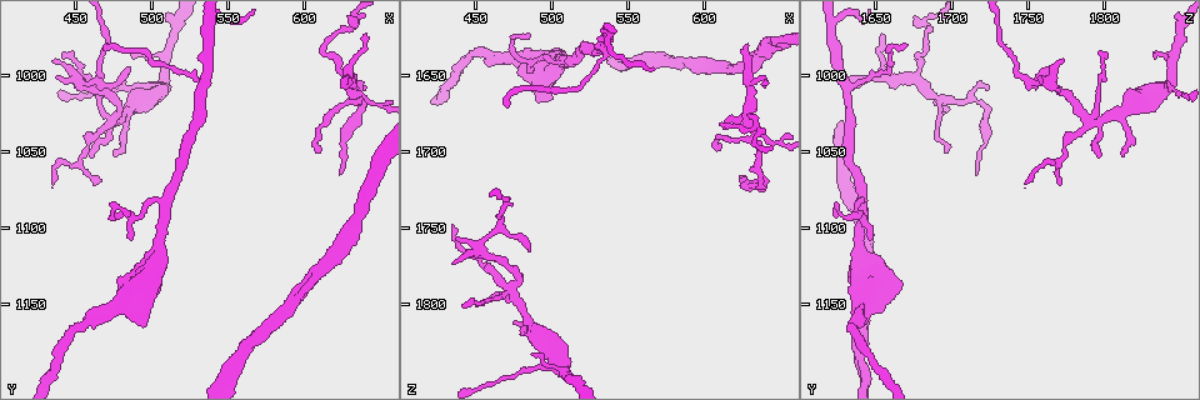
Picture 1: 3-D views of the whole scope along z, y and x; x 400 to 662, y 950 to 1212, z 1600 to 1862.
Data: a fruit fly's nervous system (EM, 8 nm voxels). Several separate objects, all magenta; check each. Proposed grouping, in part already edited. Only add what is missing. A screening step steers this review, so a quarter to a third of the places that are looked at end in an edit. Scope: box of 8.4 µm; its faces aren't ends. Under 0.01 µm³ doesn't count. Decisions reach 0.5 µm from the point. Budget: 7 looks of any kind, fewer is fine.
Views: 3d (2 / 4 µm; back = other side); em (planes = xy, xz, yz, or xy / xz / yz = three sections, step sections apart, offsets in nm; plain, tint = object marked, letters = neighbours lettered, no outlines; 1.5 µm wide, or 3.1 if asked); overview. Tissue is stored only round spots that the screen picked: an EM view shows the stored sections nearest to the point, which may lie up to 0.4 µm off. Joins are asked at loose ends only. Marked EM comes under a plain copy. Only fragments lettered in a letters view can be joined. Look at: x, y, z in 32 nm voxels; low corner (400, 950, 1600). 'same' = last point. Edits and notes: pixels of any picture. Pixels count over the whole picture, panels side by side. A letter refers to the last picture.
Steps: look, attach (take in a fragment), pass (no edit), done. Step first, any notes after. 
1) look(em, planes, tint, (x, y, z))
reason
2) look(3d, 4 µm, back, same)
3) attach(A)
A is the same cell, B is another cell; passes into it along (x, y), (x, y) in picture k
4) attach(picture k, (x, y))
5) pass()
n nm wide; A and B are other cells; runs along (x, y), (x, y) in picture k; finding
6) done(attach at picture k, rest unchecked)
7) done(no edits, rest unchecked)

look(em, yz, step 4, letters, (628, 1000, 1630))
an open end

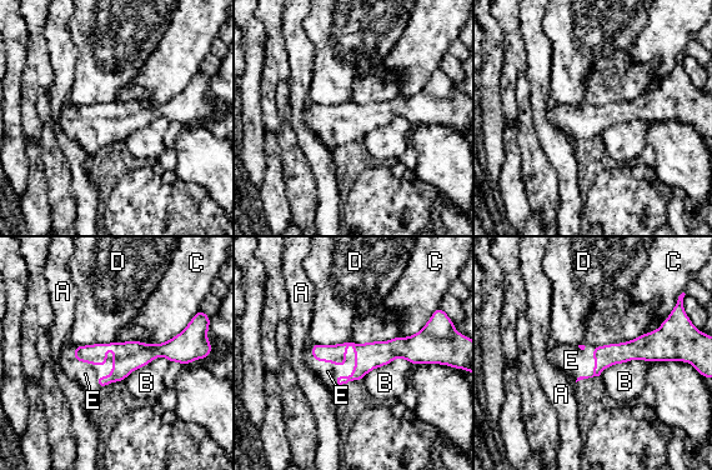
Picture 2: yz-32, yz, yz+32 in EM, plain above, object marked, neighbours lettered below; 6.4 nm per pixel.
attach(E)
E touches over 340 nm; E is the same cell, A, B, C and D are other cells; the neuron continues

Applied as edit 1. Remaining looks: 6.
look(overview)
redraw

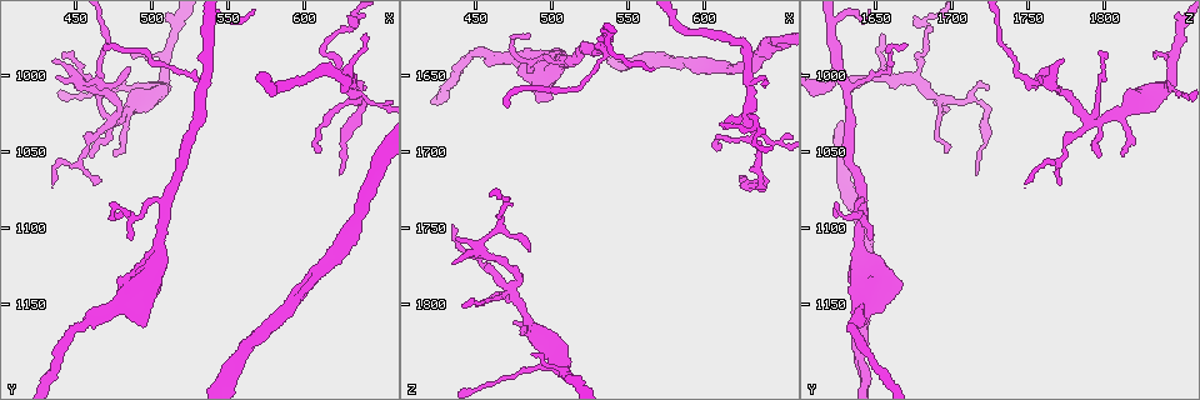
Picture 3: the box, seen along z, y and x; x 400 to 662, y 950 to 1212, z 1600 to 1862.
look(em, planes, letters, (610, 1050, 1696))
thin end

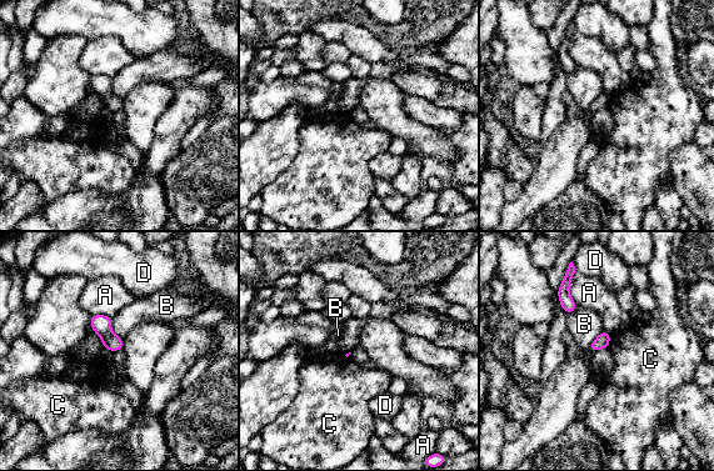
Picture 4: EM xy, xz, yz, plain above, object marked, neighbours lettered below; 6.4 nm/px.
pass()
A, B, C and D are other cells; border along (110, 317), (110, 329), (121, 339) in picture 4; none of them fits

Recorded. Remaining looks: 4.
look(em, planes, tint, (442, 986, 1802))
thin end

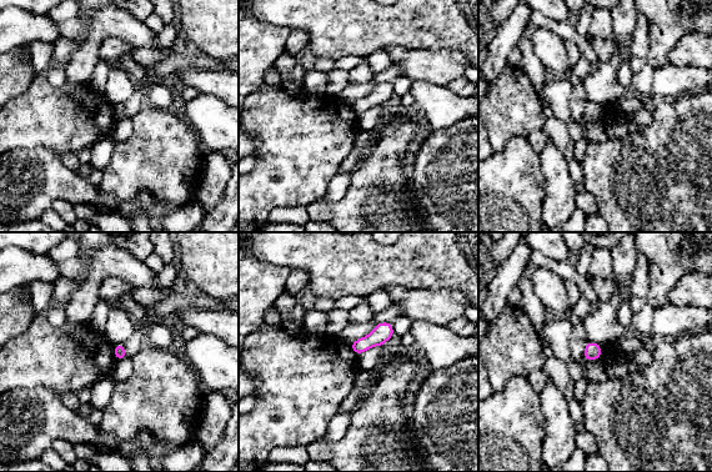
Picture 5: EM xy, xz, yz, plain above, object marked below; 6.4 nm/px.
look(em, planes, letters, same)
see the neighbours

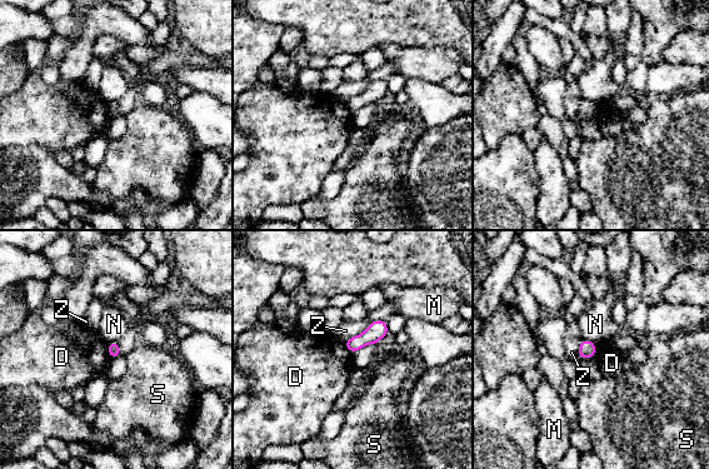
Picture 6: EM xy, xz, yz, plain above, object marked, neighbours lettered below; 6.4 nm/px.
pass()
70 nm wide; D, M, N, S and Z are other cells; border along (106, 343), (110, 358) in picture 6; none of them fits

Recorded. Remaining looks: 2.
done(attach at picture 2, rest unchecked)

